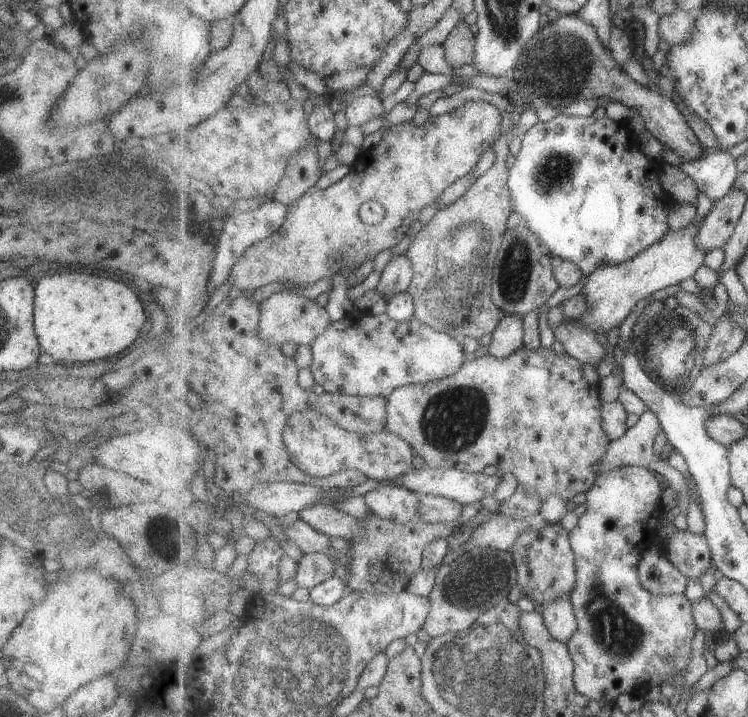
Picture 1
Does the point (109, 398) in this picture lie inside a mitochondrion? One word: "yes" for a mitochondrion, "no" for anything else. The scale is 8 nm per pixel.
no

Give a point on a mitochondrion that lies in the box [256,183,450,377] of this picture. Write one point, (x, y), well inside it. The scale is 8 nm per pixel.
(341, 251)

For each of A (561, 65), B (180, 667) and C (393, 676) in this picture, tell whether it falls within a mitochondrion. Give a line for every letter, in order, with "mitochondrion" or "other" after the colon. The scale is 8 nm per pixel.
A: mitochondrion
B: other
C: other

